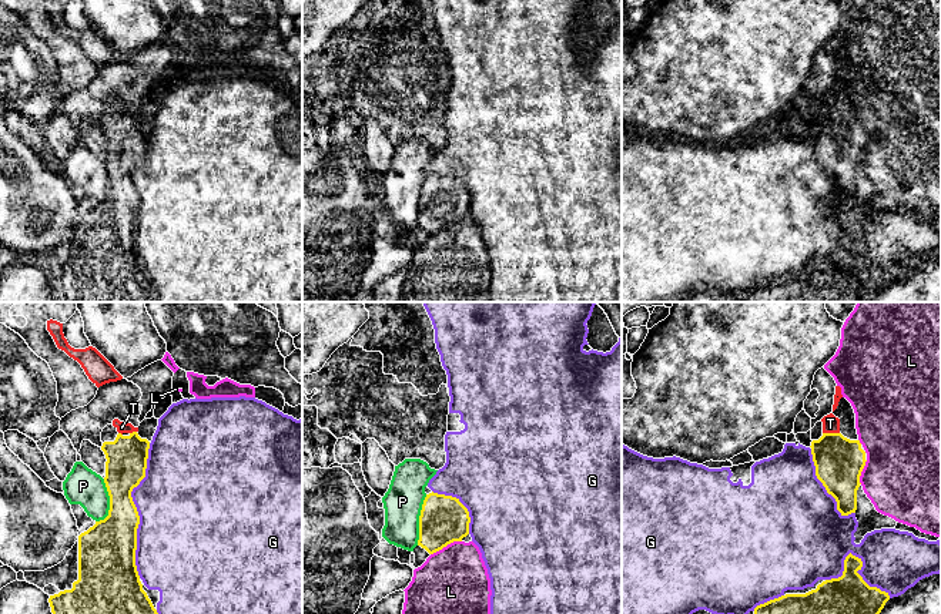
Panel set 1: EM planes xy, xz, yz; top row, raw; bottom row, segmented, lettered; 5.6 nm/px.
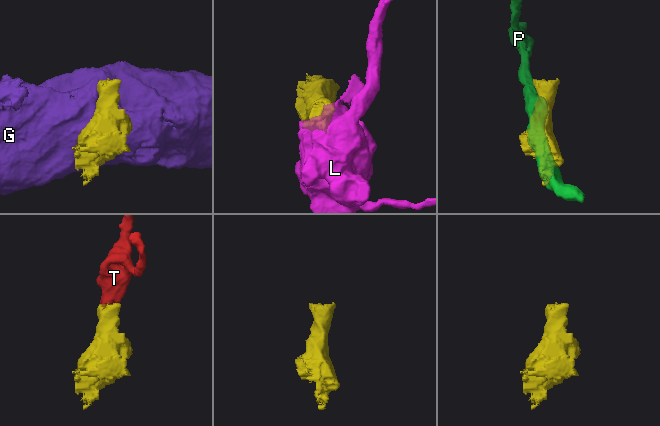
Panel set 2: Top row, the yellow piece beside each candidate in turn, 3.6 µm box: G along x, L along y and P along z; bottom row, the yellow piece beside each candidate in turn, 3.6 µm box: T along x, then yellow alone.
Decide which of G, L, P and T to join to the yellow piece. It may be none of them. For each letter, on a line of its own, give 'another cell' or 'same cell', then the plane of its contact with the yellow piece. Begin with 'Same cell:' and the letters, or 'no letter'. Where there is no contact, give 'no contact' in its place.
Same cell: T
G: another cell; meets yellow in xy
L: another cell; meets yellow in xz
P: another cell; meets yellow in xz
T: same cell; meets yellow in yz

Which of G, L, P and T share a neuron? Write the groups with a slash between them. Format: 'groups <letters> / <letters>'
groups G / L / P / T

